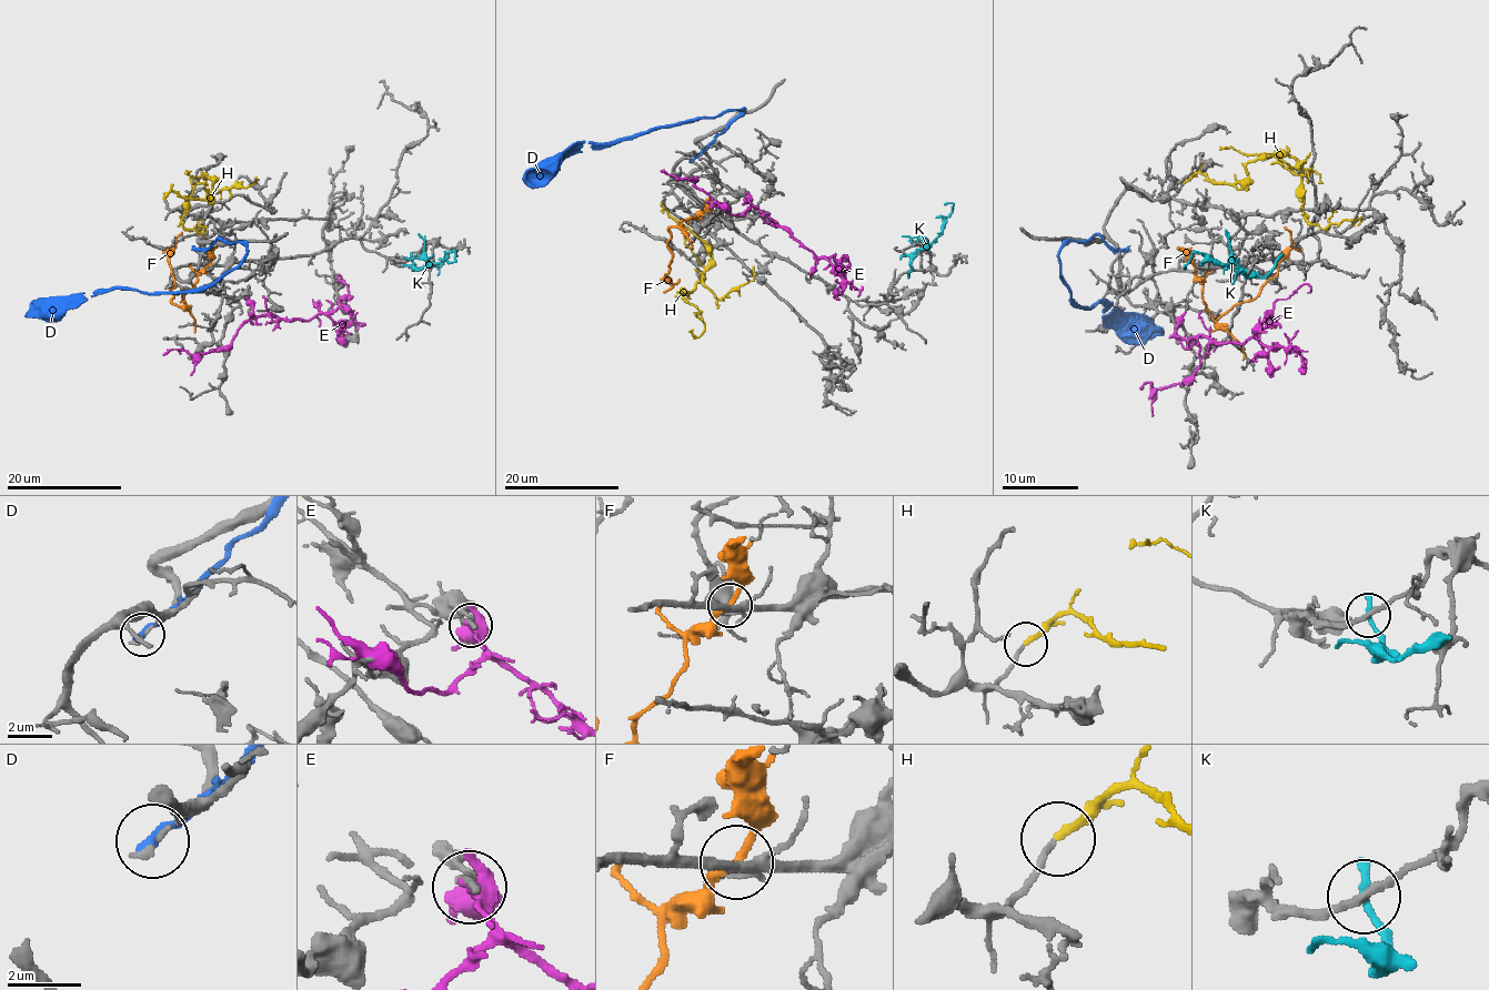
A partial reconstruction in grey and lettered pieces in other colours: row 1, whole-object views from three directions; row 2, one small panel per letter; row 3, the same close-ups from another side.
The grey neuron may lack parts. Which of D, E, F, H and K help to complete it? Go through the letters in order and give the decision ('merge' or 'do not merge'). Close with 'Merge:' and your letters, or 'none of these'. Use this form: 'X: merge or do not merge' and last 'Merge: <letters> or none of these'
D: do not merge
E: do not merge
F: do not merge
H: merge
K: do not merge
Merge: H

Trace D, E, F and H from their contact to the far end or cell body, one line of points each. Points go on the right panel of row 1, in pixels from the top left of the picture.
D: (1127, 250), (1095, 234), (1069, 241), (1060, 276), (1076, 303), (1103, 301), (1103, 316), (1152, 340)
E: (1176, 337), (1203, 335), (1218, 343), (1243, 343), (1277, 300), (1287, 300), (1306, 284), (1311, 288), (1308, 292)
F: (1196, 271), (1215, 324), (1236, 305), (1253, 300), (1277, 271), (1277, 263), (1295, 246), (1285, 228)
H: (1184, 183), (1201, 172), (1236, 183), (1250, 161), (1288, 154), (1309, 223), (1361, 220), (1354, 225)

